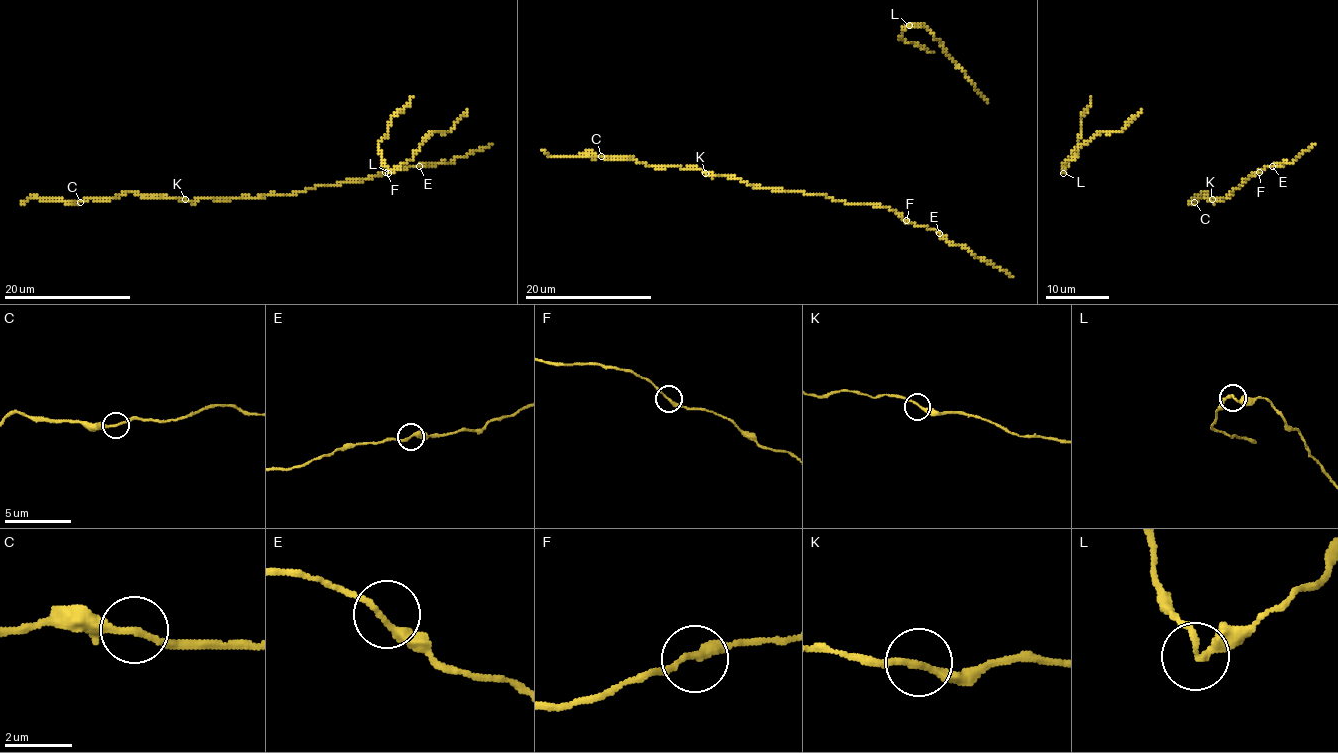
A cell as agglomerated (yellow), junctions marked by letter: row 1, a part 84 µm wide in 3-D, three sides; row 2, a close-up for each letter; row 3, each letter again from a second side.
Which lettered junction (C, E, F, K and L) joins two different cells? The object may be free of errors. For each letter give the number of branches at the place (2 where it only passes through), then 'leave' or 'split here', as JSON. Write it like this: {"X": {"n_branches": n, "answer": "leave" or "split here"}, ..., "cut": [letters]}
{"C": {"n_branches": 2, "answer": "leave"}, "E": {"n_branches": 2, "answer": "leave"}, "F": {"n_branches": 2, "answer": "leave"}, "K": {"n_branches": 2, "answer": "leave"}, "L": {"n_branches": 2, "answer": "split here"}, "cut": ["L"]}

